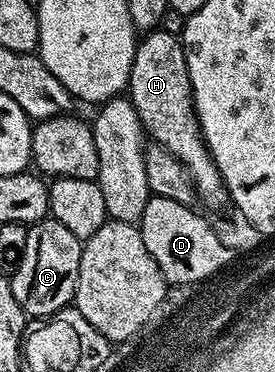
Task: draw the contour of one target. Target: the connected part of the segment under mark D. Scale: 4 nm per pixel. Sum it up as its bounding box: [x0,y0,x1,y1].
[139,196,230,287]

